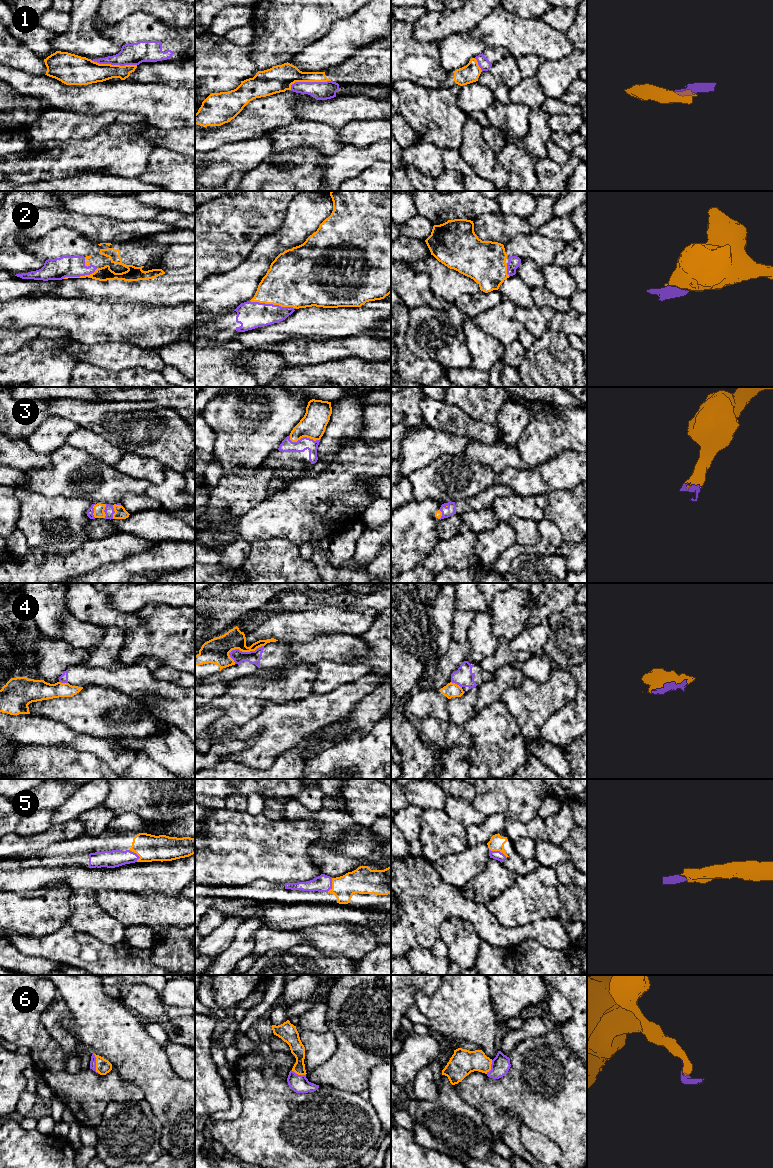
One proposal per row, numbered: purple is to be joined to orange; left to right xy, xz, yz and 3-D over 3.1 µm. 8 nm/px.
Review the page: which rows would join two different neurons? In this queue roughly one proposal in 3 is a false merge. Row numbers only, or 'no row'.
1, 4

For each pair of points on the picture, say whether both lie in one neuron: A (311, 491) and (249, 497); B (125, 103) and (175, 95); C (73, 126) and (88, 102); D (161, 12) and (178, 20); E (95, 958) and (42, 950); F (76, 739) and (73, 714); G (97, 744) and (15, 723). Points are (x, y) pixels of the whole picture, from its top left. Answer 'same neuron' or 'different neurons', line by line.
A: different neurons
B: same neuron
C: different neurons
D: same neuron
E: same neuron
F: different neurons
G: same neuron

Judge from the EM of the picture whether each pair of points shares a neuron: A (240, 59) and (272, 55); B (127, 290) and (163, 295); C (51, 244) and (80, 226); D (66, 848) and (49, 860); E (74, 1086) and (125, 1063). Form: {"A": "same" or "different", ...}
{"A": "different", "B": "same", "C": "different", "D": "same", "E": "different"}

